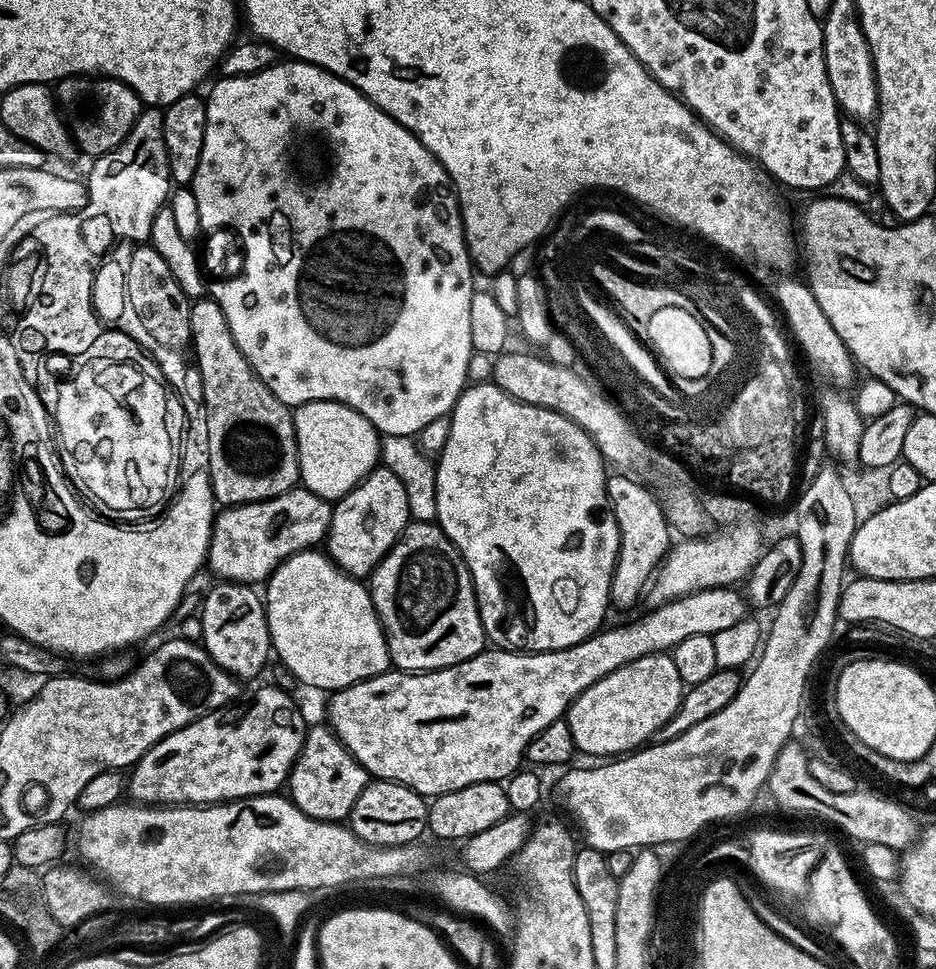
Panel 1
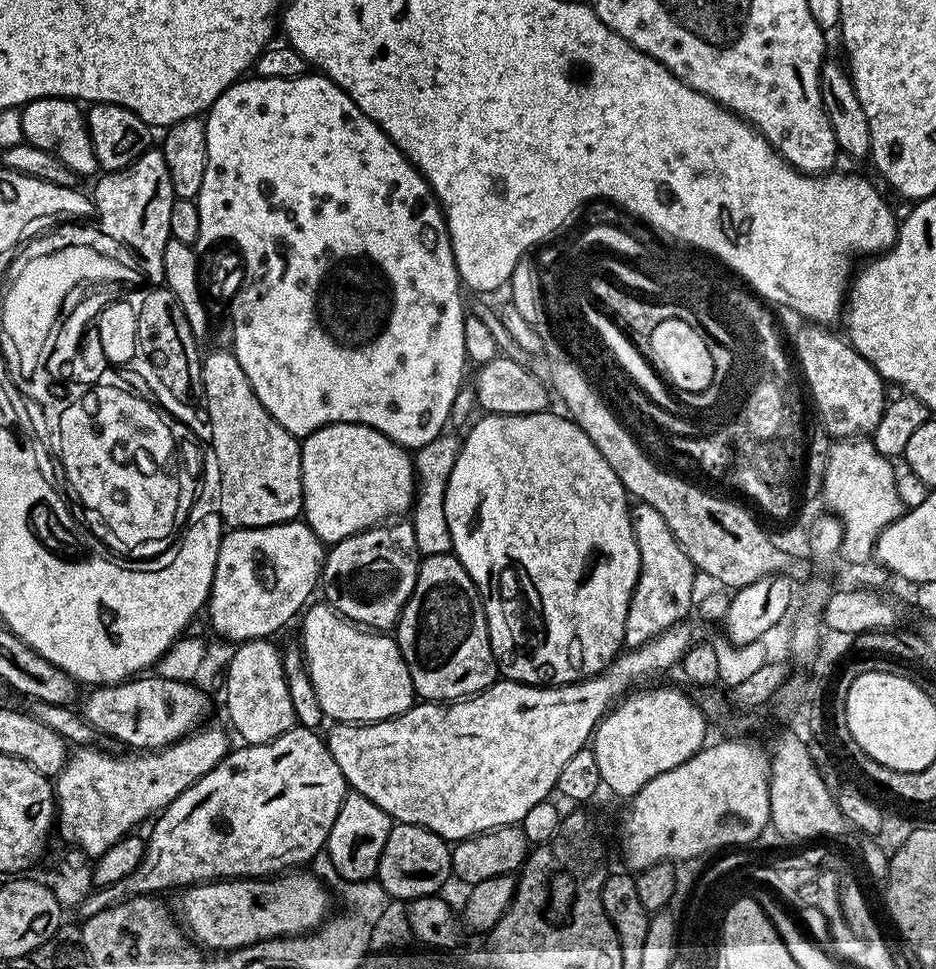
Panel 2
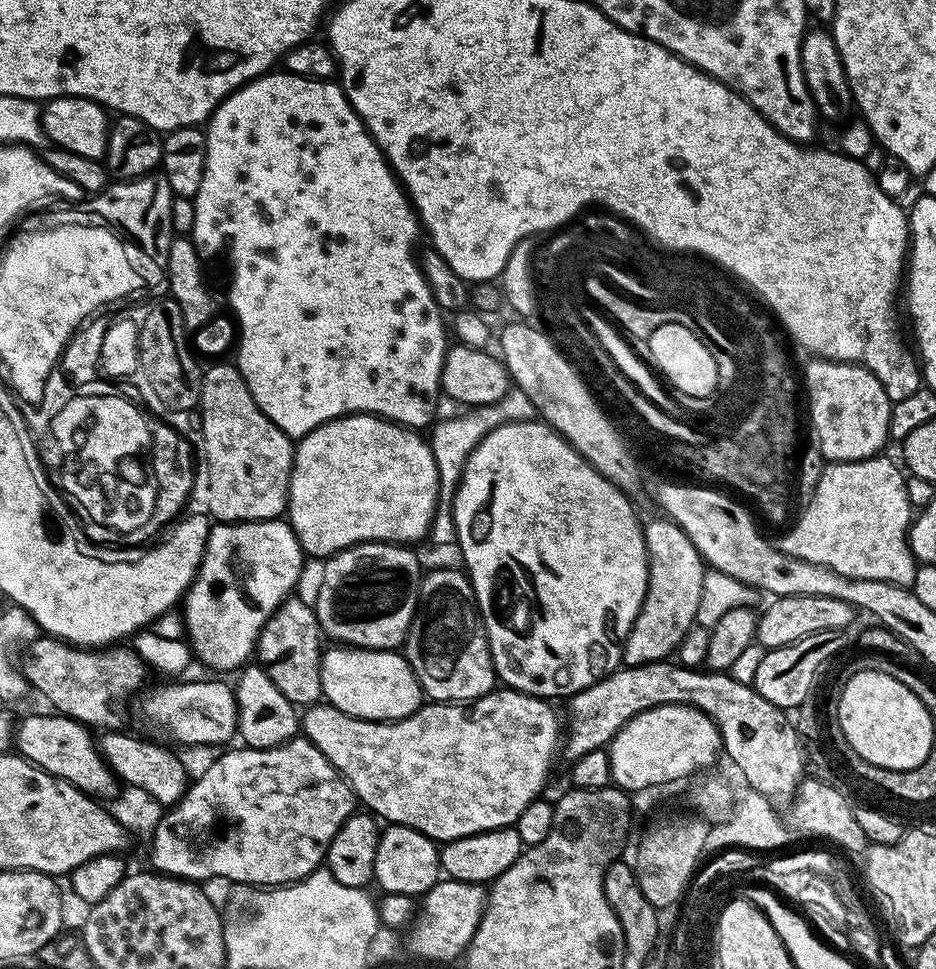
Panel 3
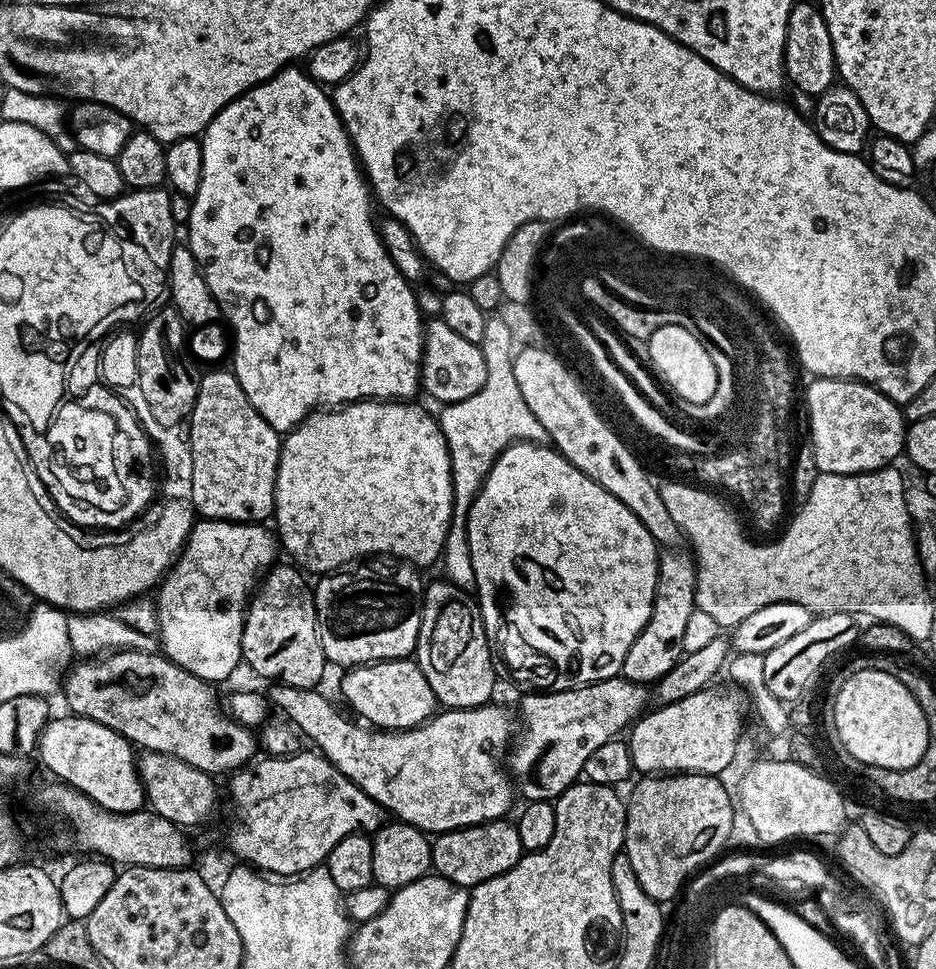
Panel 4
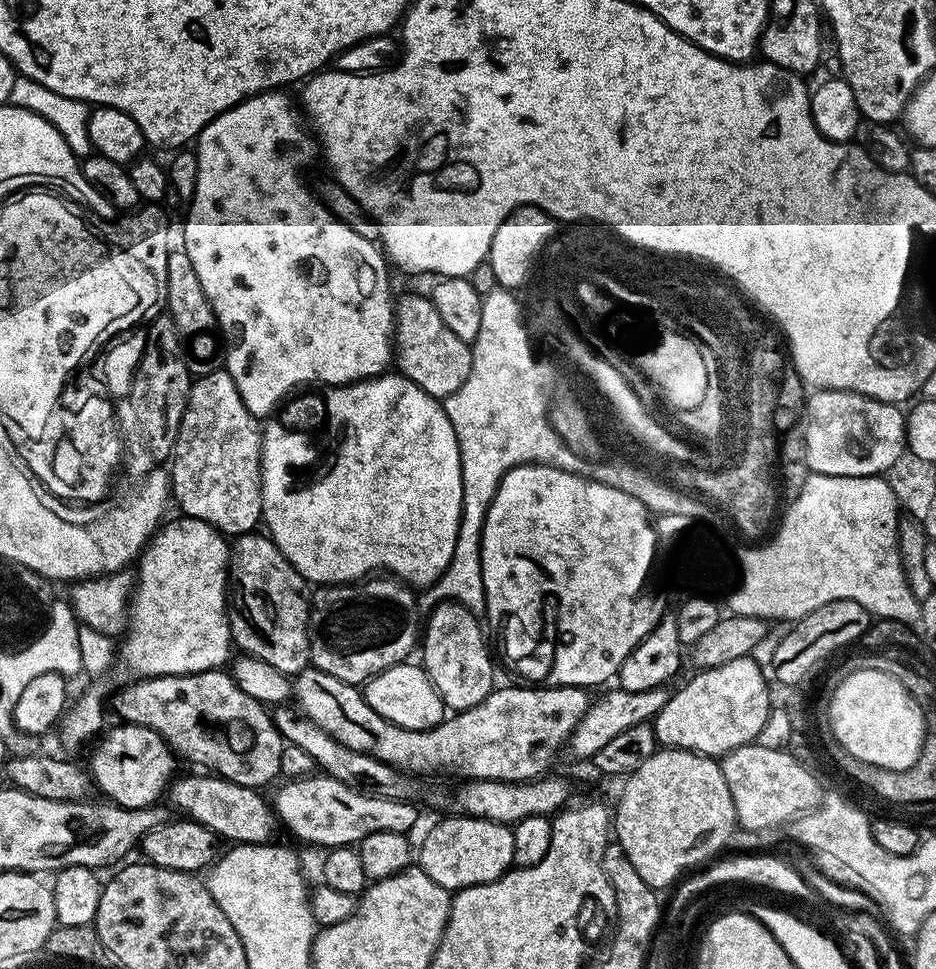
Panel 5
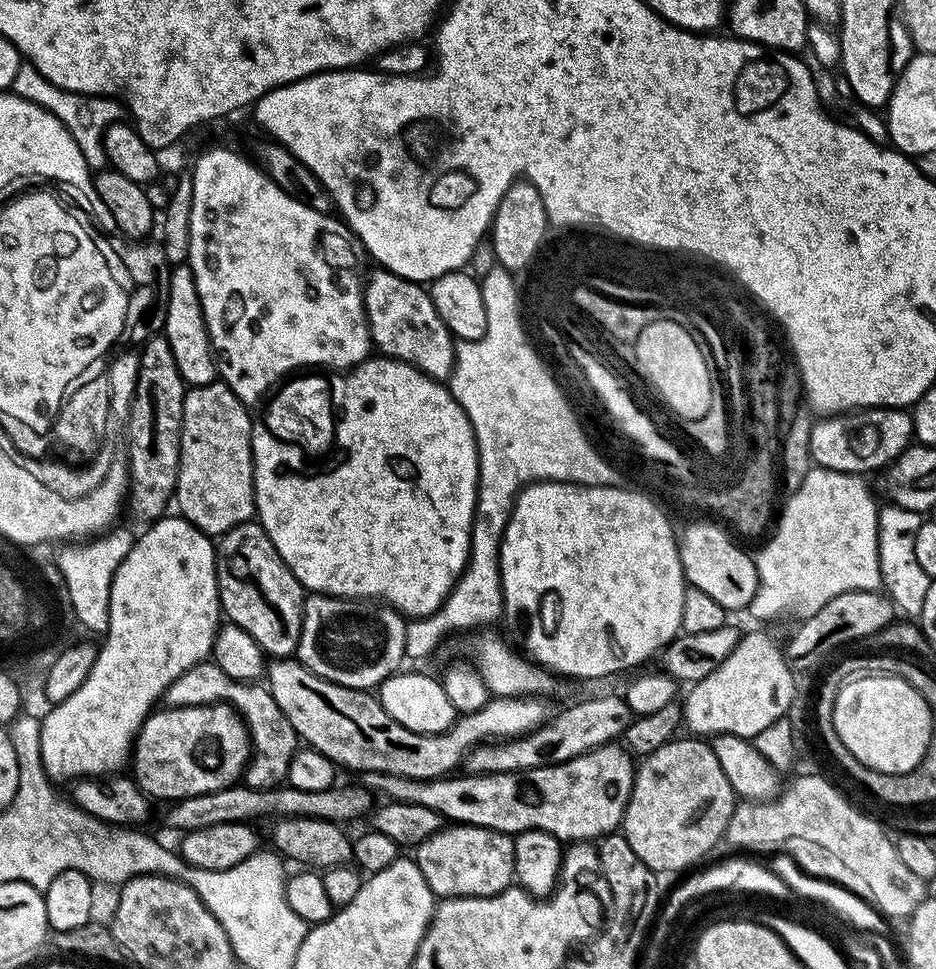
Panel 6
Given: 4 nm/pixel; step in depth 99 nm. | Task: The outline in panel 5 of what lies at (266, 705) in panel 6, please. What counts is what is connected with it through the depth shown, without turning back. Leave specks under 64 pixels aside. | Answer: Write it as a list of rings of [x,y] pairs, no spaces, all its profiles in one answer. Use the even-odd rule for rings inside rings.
[[[224,670],[195,672],[181,676],[149,676],[137,679],[116,700],[116,712],[125,724],[150,726],[176,753],[181,761],[201,764],[201,769],[211,770],[215,775],[238,786],[264,790],[275,776],[281,775],[282,754],[286,741],[272,721],[272,713],[259,704],[250,694],[242,694],[231,675]]]

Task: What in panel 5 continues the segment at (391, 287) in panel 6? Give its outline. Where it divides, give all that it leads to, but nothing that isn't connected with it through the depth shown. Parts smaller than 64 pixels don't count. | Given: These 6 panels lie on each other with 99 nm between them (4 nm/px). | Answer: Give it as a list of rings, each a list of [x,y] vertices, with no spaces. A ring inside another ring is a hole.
[[[404,296],[395,301],[394,316],[398,321],[394,336],[394,364],[399,375],[410,378],[426,394],[437,398],[452,396],[470,378],[472,349],[469,341],[458,338],[442,322],[434,302],[427,296]]]

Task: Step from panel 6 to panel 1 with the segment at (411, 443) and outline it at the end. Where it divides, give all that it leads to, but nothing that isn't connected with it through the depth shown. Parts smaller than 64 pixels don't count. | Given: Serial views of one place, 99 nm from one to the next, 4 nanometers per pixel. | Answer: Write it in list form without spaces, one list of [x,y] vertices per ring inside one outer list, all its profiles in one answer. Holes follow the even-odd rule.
[[[312,400],[295,409],[300,484],[324,500],[337,501],[381,463],[381,433],[362,414],[337,400]]]

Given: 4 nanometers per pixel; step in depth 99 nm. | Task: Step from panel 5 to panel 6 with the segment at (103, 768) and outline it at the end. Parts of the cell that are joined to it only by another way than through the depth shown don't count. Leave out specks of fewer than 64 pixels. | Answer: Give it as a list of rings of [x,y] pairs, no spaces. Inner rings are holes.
[[[203,704],[181,708],[161,707],[145,718],[132,745],[130,757],[131,775],[138,788],[149,798],[175,802],[198,794],[210,794],[214,790],[231,788],[243,777],[248,761],[252,759],[252,740],[244,719],[230,704]]]

